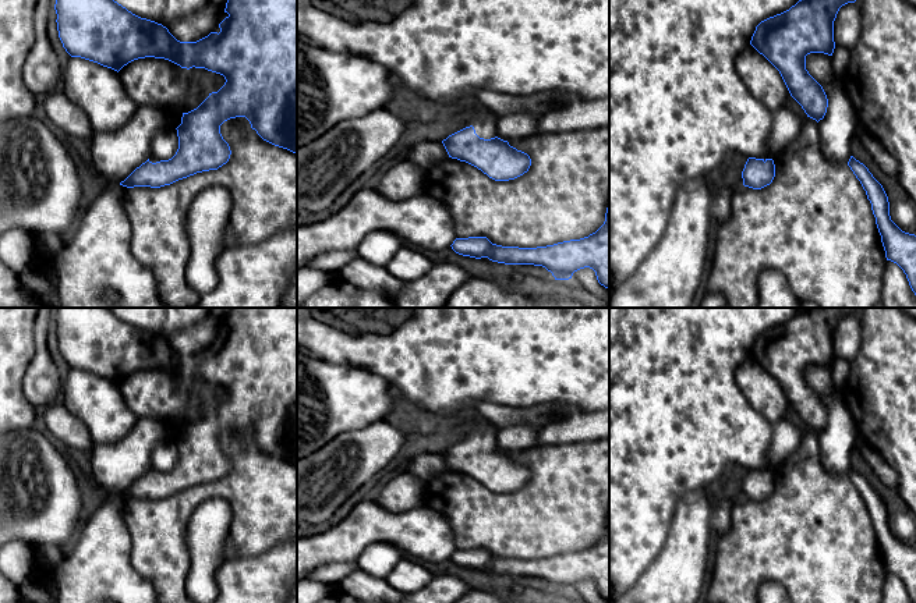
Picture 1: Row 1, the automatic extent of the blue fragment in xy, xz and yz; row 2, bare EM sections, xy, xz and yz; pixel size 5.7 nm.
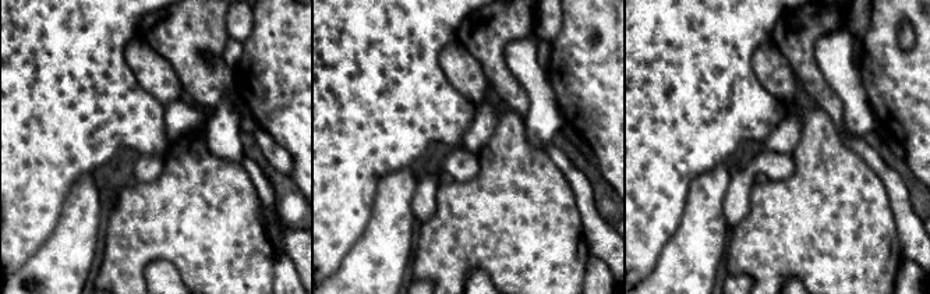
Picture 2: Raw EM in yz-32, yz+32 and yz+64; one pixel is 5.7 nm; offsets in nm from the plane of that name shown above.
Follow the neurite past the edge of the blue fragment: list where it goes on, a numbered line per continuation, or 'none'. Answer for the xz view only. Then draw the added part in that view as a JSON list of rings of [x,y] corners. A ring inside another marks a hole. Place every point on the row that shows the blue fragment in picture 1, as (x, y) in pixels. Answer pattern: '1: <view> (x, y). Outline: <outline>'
1: xz (485, 124). Outline: [[[487,110],[481,113],[474,121],[473,127],[475,130],[475,134],[480,138],[491,139],[498,136],[496,135],[496,124],[498,124],[499,116],[496,116],[494,111]]]

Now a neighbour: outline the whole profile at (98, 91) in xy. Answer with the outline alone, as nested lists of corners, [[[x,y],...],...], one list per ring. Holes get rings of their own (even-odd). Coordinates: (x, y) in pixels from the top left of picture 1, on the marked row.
[[[81,57],[63,67],[60,88],[88,116],[93,134],[120,128],[137,110],[117,71]]]

